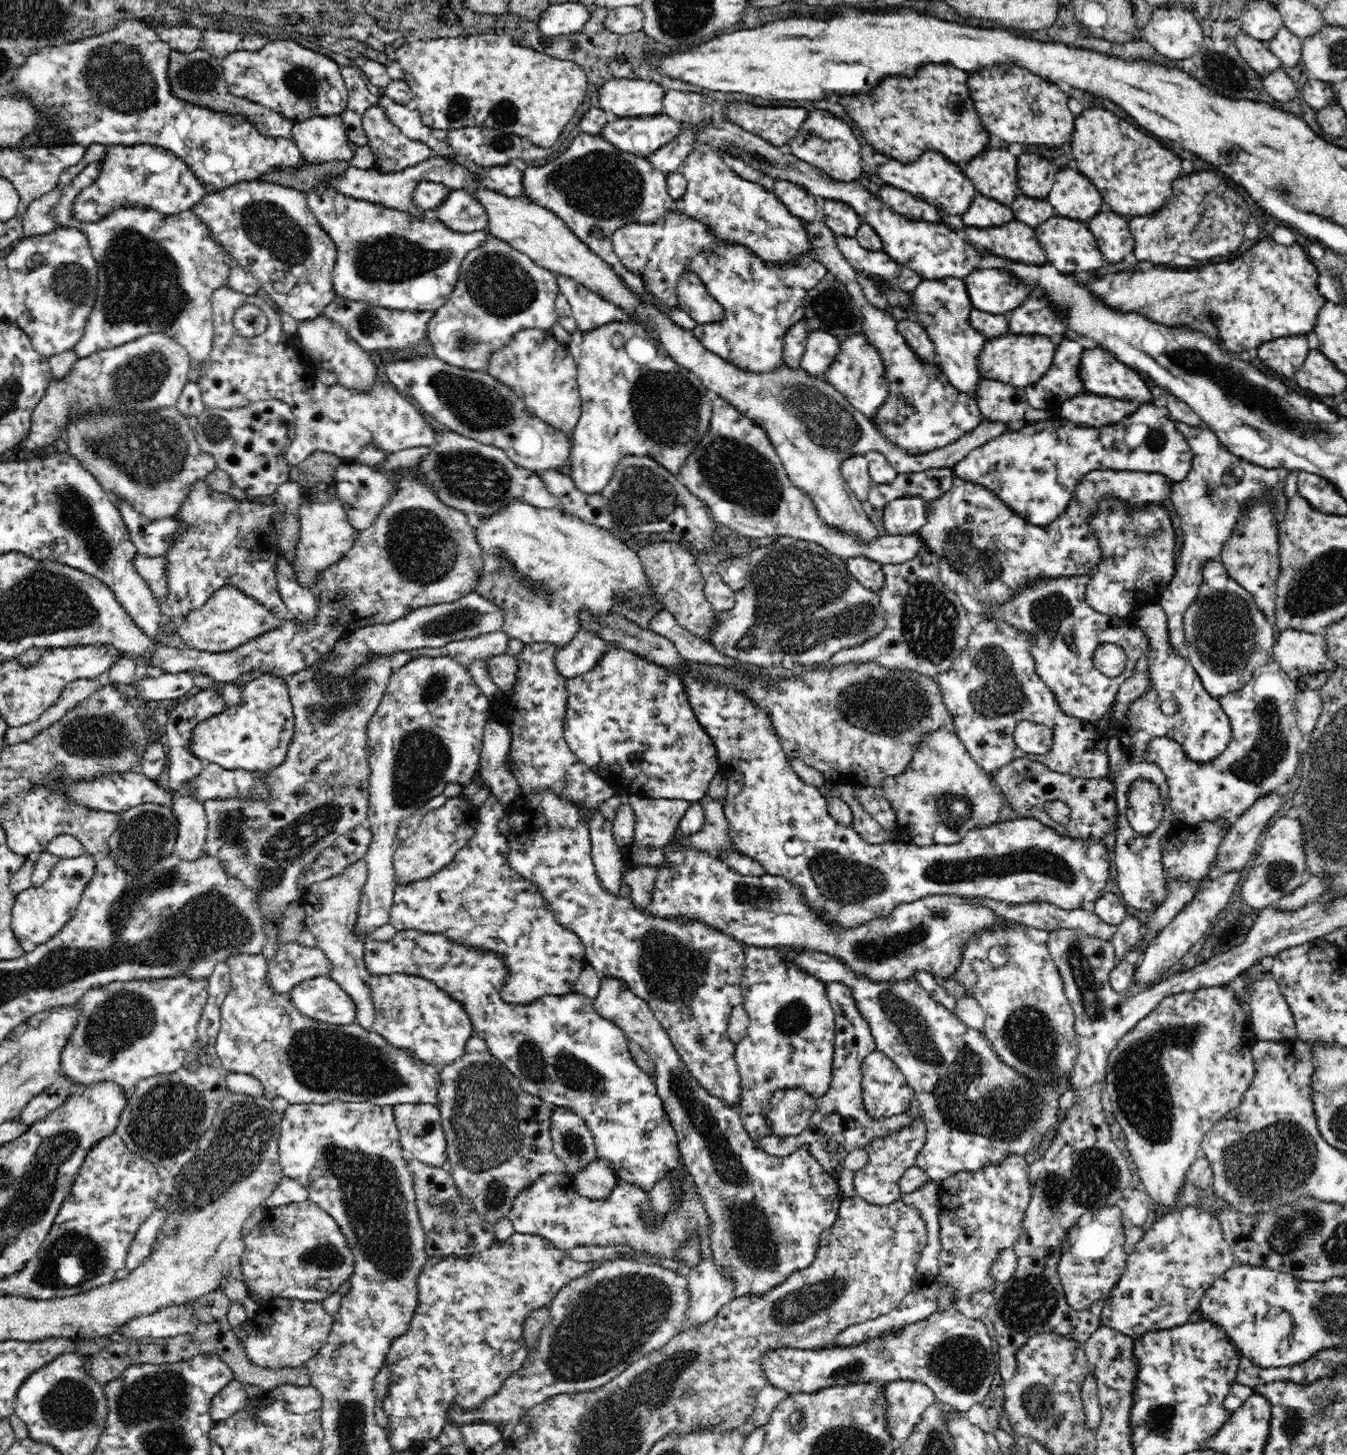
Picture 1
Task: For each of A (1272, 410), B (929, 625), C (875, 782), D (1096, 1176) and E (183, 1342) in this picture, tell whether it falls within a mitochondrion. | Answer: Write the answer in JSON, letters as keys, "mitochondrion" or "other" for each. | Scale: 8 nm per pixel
{"A":"mitochondrion","B":"mitochondrion","C":"other","D":"mitochondrion","E":"other"}

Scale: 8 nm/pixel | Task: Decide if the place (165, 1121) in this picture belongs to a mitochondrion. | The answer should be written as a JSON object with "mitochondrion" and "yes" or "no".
{"mitochondrion":"yes"}

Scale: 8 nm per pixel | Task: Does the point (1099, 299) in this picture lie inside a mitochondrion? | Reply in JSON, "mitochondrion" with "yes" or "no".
{"mitochondrion":"no"}

